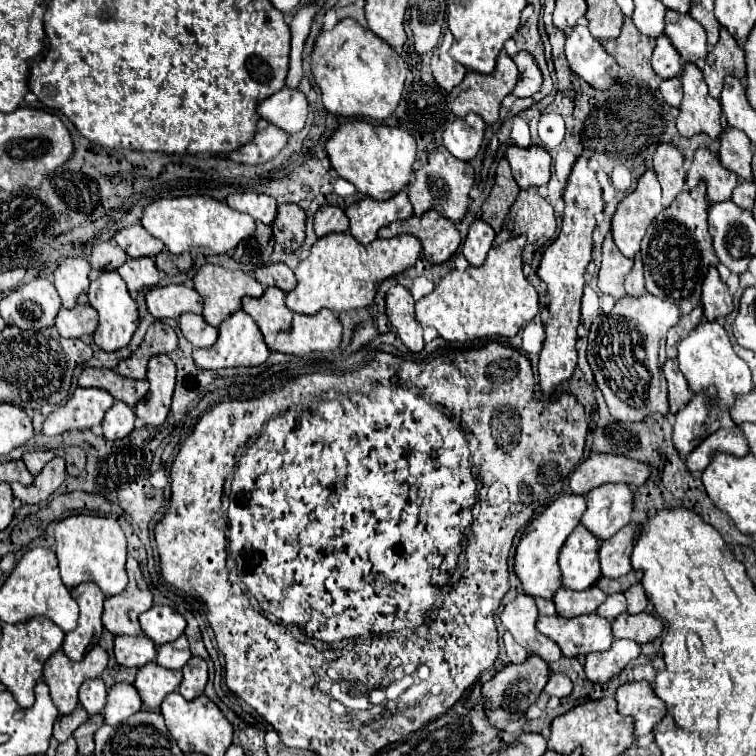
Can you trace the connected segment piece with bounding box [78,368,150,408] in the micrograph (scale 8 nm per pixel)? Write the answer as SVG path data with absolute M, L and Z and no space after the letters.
M84 368L82 374L80 374L80 378L78 378L78 384L80 386L102 388L102 390L110 392L114 400L122 400L130 408L138 400L142 400L142 396L146 396L146 392L150 388L146 384L146 380L122 378L114 370L106 370L106 368Z

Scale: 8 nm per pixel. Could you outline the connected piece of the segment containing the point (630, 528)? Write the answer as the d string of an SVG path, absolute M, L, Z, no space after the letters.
M630 522L620 532L616 532L610 540L602 542L602 546L600 546L602 576L622 578L632 570L630 552L632 552L632 542L634 542L636 530L638 530L638 526L634 522Z

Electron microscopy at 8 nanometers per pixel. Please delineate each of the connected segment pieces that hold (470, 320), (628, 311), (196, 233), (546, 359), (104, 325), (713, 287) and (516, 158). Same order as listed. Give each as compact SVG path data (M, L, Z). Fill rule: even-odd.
M526 236L512 238L488 252L486 262L480 268L468 266L464 272L452 270L448 272L434 288L432 294L420 298L416 302L416 320L426 328L432 326L438 334L448 342L466 342L484 336L516 336L536 314L538 314L538 294L530 286L530 282L522 274L522 250L526 244Z
M644 294L640 298L624 296L616 302L610 314L600 316L592 322L590 334L588 334L588 364L594 372L596 384L604 394L604 400L608 404L610 414L620 422L638 422L644 420L648 414L668 414L668 390L666 390L666 378L662 376L662 352L666 344L666 332L678 324L680 310L676 304L670 304L668 300L656 298L652 294Z
M182 196L182 198L162 198L144 208L142 226L156 238L164 242L164 246L174 254L226 254L238 246L244 238L254 234L254 218L248 214L240 214L228 204L218 202L210 196Z
M578 158L568 184L564 188L564 216L562 216L562 230L558 238L544 250L542 262L538 268L538 276L548 284L550 304L548 304L548 320L544 322L546 340L538 360L538 374L540 374L540 392L550 398L558 384L566 382L572 372L576 370L578 354L576 354L576 328L580 324L580 298L584 288L584 274L586 266L592 260L592 232L596 226L596 214L604 210L604 202L600 198L602 190L596 180L596 174L588 168L586 158Z
M102 272L100 278L90 284L88 298L90 298L92 308L96 308L100 314L100 324L94 332L96 346L106 352L116 352L116 350L128 346L138 328L138 306L132 300L132 296L126 288L126 282L120 278L120 274L118 272Z
M710 268L708 276L704 280L704 286L702 286L702 306L704 306L706 320L726 318L734 310L732 296L730 296L726 284L720 280L716 268Z
M510 146L506 150L506 158L512 166L514 180L522 190L546 186L550 180L550 154L540 146L518 148Z

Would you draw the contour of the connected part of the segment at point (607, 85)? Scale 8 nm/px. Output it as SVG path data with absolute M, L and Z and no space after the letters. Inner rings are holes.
M586 26L566 32L566 58L572 72L598 92L610 90L620 78L618 62L602 48Z

